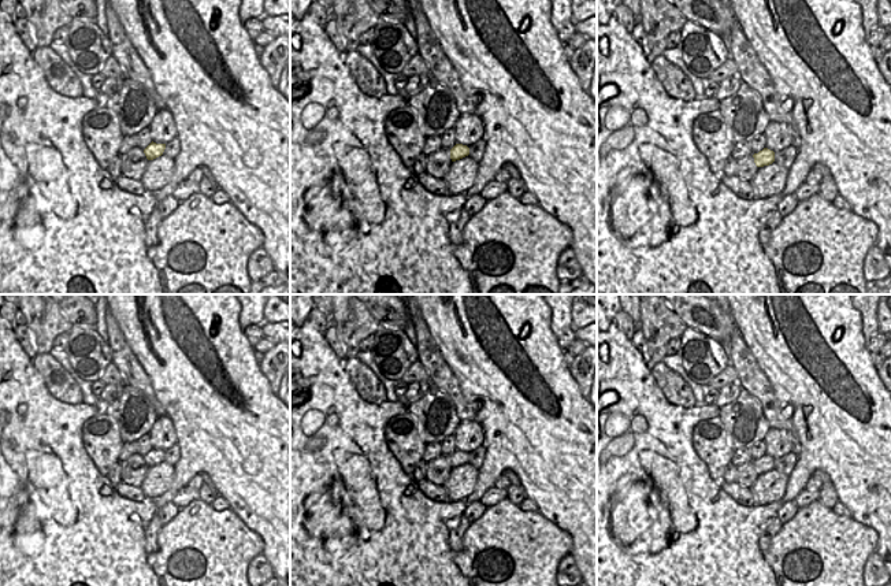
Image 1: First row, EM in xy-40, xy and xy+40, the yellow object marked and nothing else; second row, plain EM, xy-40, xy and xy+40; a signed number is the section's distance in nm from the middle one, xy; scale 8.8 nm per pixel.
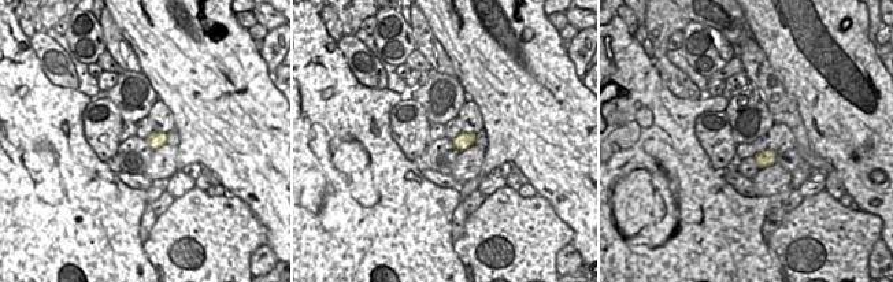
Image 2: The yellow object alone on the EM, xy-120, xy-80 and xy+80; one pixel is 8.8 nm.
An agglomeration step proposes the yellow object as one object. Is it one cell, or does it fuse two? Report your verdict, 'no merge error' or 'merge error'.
no merge error

